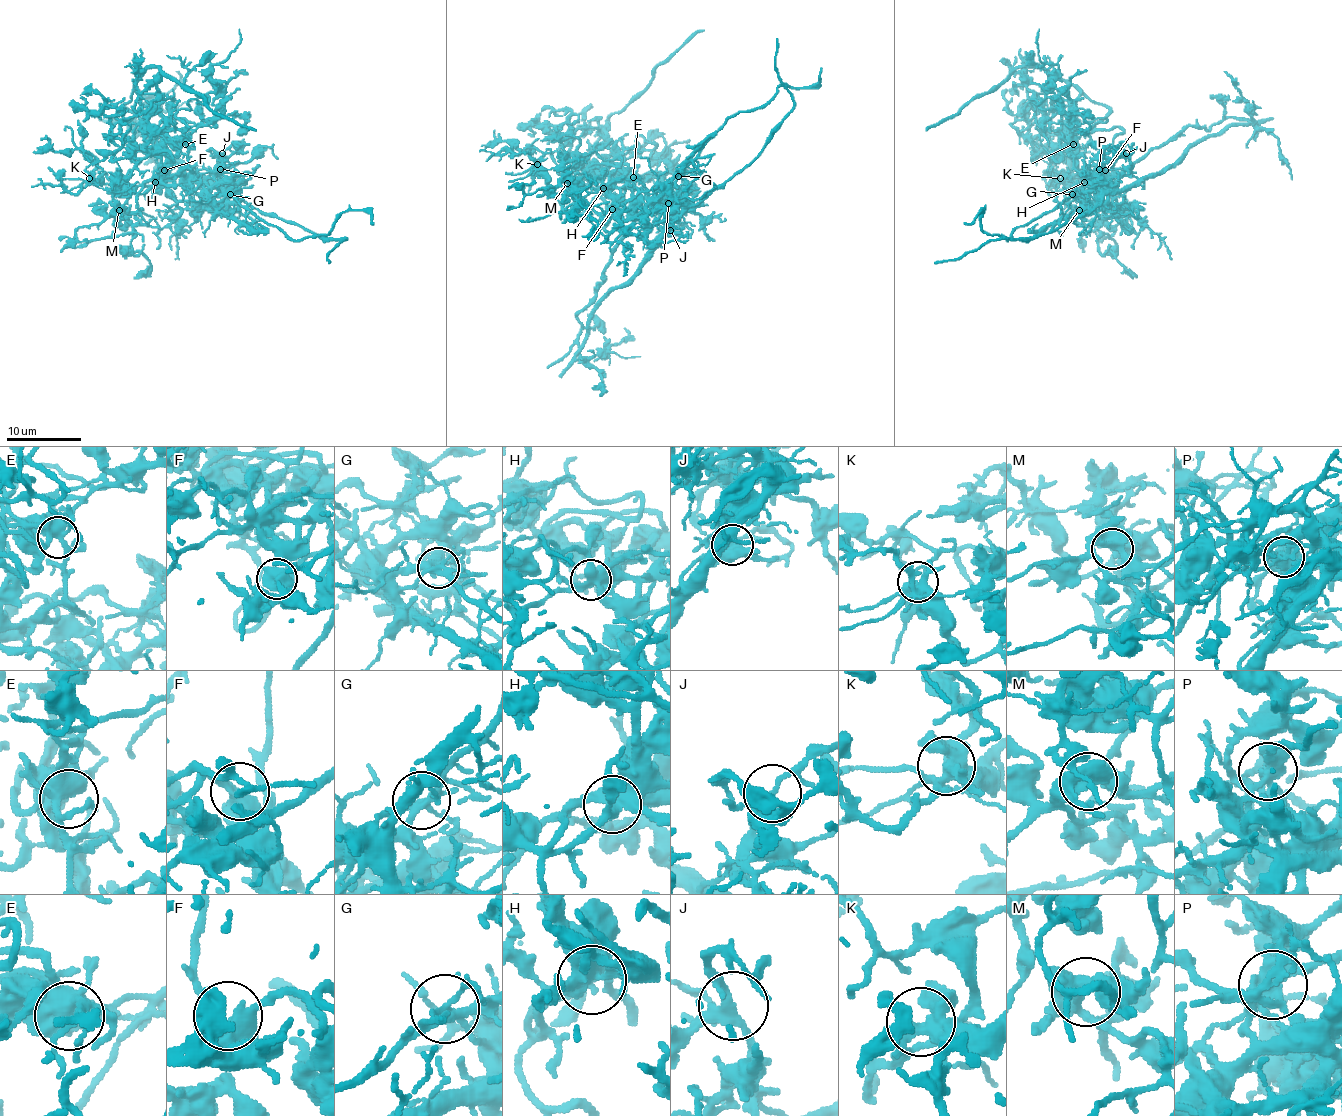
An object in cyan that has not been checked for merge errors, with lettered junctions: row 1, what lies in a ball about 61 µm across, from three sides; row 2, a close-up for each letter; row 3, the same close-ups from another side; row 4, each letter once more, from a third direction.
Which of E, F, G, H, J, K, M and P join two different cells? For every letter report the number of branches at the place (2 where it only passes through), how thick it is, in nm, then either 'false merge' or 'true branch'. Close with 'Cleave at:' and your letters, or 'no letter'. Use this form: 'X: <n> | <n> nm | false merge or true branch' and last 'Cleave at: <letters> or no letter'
E: 5 | 500 nm | true branch
F: 4 | 460 nm | true branch
G: 4 | 240 nm | false merge
H: 5 | 420 nm | true branch
J: 3 | 240 nm | true branch
K: 9 | 460 nm | true branch
M: 4 | 460 nm | true branch
P: 8 | 440 nm | false merge
Cleave at: G, P

